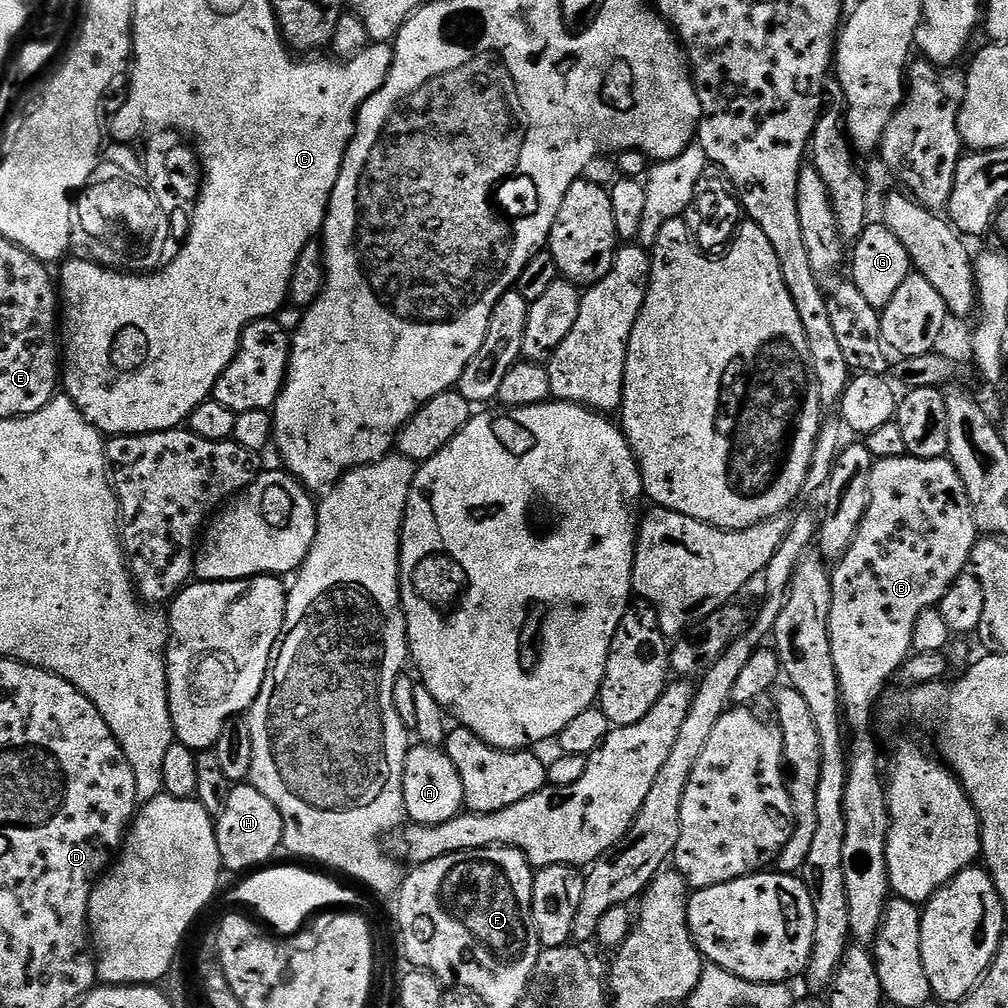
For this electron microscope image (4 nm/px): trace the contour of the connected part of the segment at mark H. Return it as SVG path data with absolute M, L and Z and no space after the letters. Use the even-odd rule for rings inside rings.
M251 782L232 787L222 814L215 817L215 826L221 862L228 872L248 874L267 865L271 861L268 859L276 851L279 853L284 843L284 823L282 814L278 814L278 806Z

